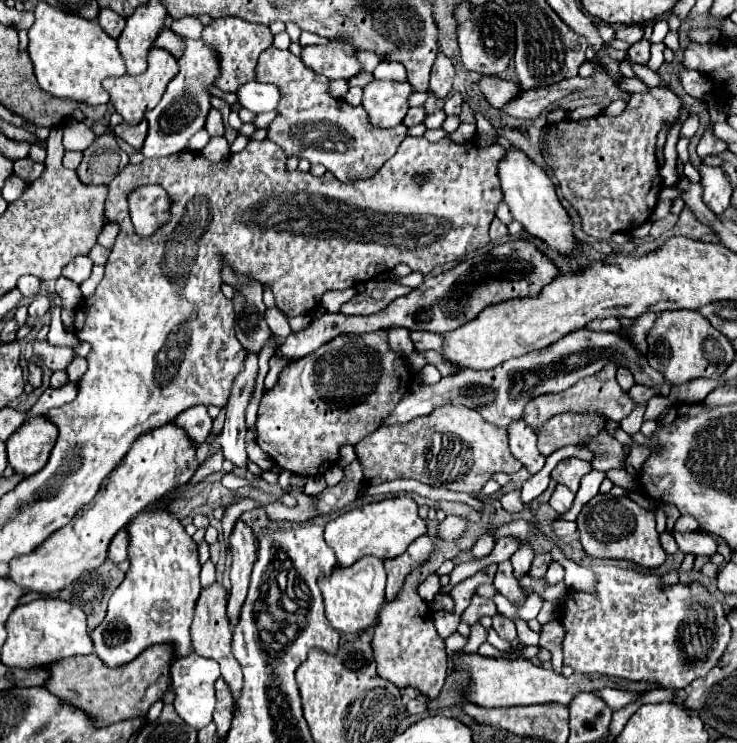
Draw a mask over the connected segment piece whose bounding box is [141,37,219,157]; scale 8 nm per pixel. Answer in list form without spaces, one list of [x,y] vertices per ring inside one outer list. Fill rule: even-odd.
[[[181,37],[185,43],[183,55],[179,57],[179,73],[171,79],[165,95],[161,97],[159,105],[145,113],[149,123],[149,133],[141,153],[145,157],[167,157],[187,149],[189,139],[203,129],[207,119],[207,111],[211,109],[211,93],[209,89],[215,87],[215,79],[219,77],[219,61],[215,59],[215,51],[211,47],[203,47],[203,39]]]

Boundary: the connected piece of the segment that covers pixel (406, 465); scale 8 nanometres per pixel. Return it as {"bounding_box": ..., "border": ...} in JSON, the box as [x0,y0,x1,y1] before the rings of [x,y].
{"bounding_box":[355,405,521,493],"border":[[[443,405],[431,415],[395,427],[381,425],[375,433],[355,445],[355,453],[367,485],[379,485],[393,479],[415,479],[451,491],[475,493],[487,483],[491,473],[505,471],[513,475],[521,469],[521,463],[507,447],[507,431],[487,423],[475,409],[463,405]]]}

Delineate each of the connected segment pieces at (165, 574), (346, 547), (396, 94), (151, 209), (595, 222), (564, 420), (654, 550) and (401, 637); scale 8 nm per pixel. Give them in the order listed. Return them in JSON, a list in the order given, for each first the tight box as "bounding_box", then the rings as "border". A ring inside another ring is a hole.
[{"bounding_box":[91,505,201,667],"border":[[[157,505],[155,511],[147,509],[141,511],[127,527],[129,543],[129,571],[123,579],[123,583],[115,589],[115,593],[109,599],[107,617],[91,631],[91,639],[95,645],[95,653],[99,659],[103,659],[109,667],[125,665],[133,661],[143,649],[147,649],[151,643],[175,643],[175,657],[185,657],[191,653],[191,637],[189,627],[193,621],[193,607],[199,597],[201,585],[199,585],[199,557],[197,557],[197,545],[195,541],[185,533],[185,527],[181,521],[169,511],[167,505]]]},{"bounding_box":[325,495,425,567],"border":[[[407,495],[357,507],[325,525],[325,541],[333,549],[339,567],[351,567],[365,555],[373,555],[385,561],[393,559],[401,555],[409,547],[409,543],[413,543],[423,533],[425,521],[417,515],[417,503]]]},{"bounding_box":[363,79,413,127],"border":[[[373,79],[365,87],[363,107],[371,123],[379,127],[395,127],[409,111],[409,97],[413,93],[411,83],[395,83]]]},{"bounding_box":[127,185,171,239],"border":[[[159,185],[137,187],[127,197],[127,203],[135,233],[143,239],[155,235],[155,231],[169,219],[171,199]]]},{"bounding_box":[543,87,681,241],"border":[[[649,87],[645,93],[633,93],[625,111],[617,117],[597,115],[581,121],[561,121],[547,131],[547,151],[543,151],[547,165],[559,179],[563,197],[579,211],[583,219],[583,231],[599,241],[609,241],[615,231],[631,231],[645,223],[655,211],[659,201],[663,179],[659,175],[659,163],[655,157],[657,135],[663,127],[673,129],[681,113],[681,99],[667,87]]]},{"bounding_box":[539,415,605,457],"border":[[[555,415],[539,429],[539,451],[543,451],[543,455],[547,457],[565,445],[579,445],[587,435],[597,435],[603,423],[605,419],[599,415]]]},{"bounding_box":[577,493,665,567],"border":[[[597,493],[587,505],[583,505],[577,517],[577,529],[581,533],[583,551],[601,559],[627,559],[641,567],[659,567],[665,561],[665,551],[659,545],[655,531],[655,515],[649,509],[639,507],[627,497],[613,497],[611,493]]]},{"bounding_box":[371,567,447,699],"border":[[[421,567],[411,571],[395,599],[385,603],[385,607],[379,613],[379,623],[375,625],[371,645],[375,651],[377,671],[381,677],[389,679],[397,687],[415,687],[429,699],[435,699],[445,685],[447,651],[445,641],[435,631],[433,613],[429,611],[429,605],[417,593],[419,577]]]}]

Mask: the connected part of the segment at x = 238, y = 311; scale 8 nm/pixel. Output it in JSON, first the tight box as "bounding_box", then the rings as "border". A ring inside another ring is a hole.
{"bounding_box":[223,267,271,353],"border":[[[223,267],[223,281],[237,287],[237,295],[233,299],[235,305],[235,335],[247,353],[259,353],[267,339],[271,337],[271,329],[265,321],[265,305],[261,299],[263,287],[259,283],[241,285],[229,267]]]}

